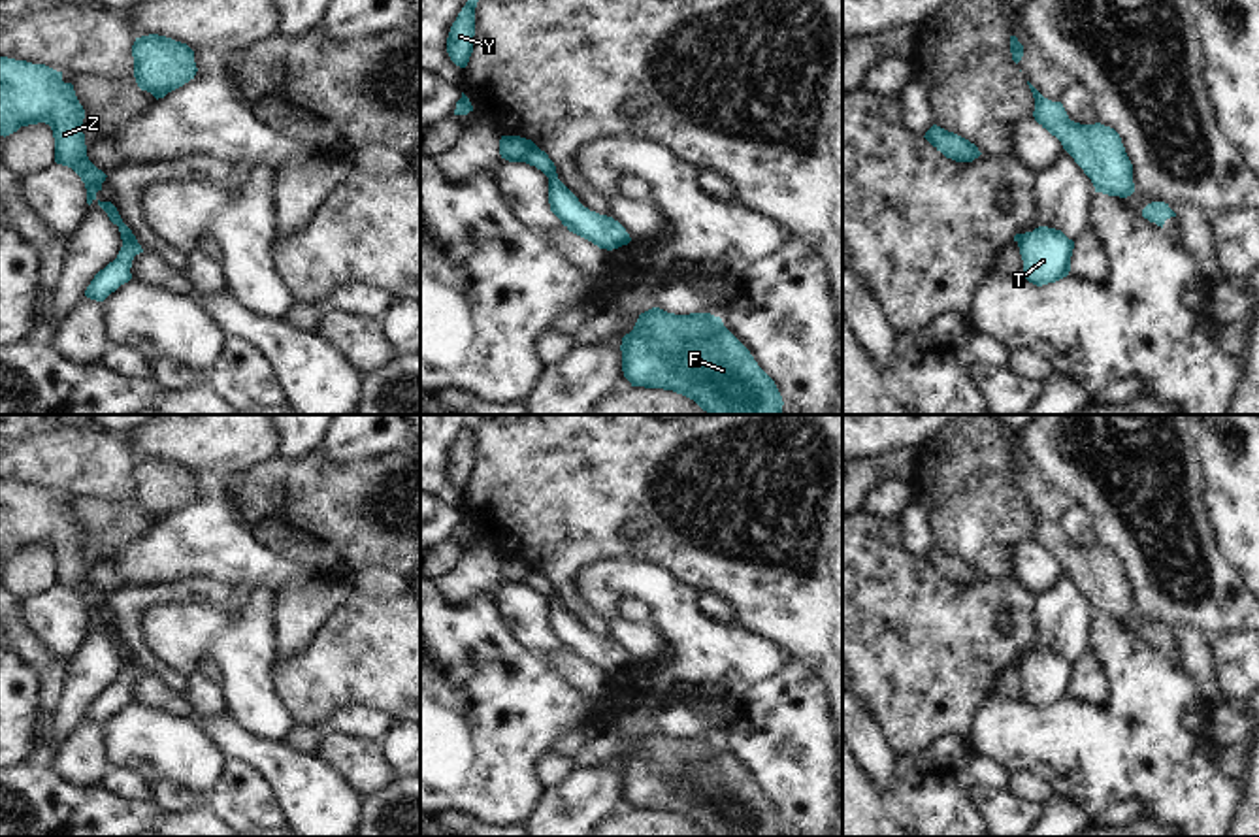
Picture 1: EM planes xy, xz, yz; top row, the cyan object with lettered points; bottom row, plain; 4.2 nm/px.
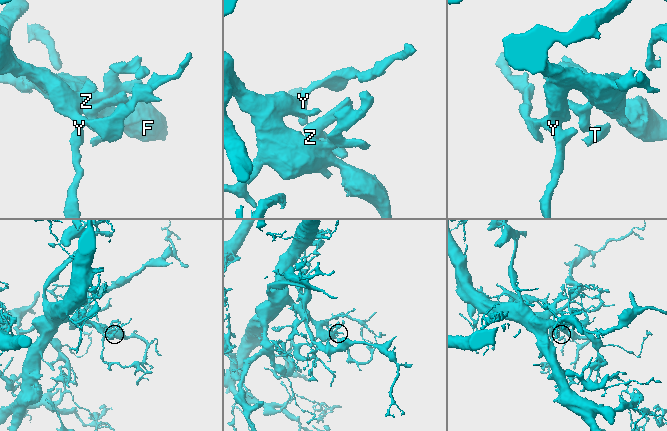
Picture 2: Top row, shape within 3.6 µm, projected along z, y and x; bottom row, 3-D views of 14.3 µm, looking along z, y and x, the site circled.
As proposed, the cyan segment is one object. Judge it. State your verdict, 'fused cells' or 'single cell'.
fused cells

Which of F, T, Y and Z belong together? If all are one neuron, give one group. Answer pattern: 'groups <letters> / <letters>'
groups F Y Z / T

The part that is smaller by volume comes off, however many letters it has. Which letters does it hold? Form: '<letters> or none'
T

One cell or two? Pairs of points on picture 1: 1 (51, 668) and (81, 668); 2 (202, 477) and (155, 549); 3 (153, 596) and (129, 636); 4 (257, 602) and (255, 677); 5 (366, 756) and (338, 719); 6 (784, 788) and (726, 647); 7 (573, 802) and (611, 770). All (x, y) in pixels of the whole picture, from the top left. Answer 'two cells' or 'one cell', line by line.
1: two cells
2: one cell
3: one cell
4: one cell
5: two cells
6: two cells
7: one cell

